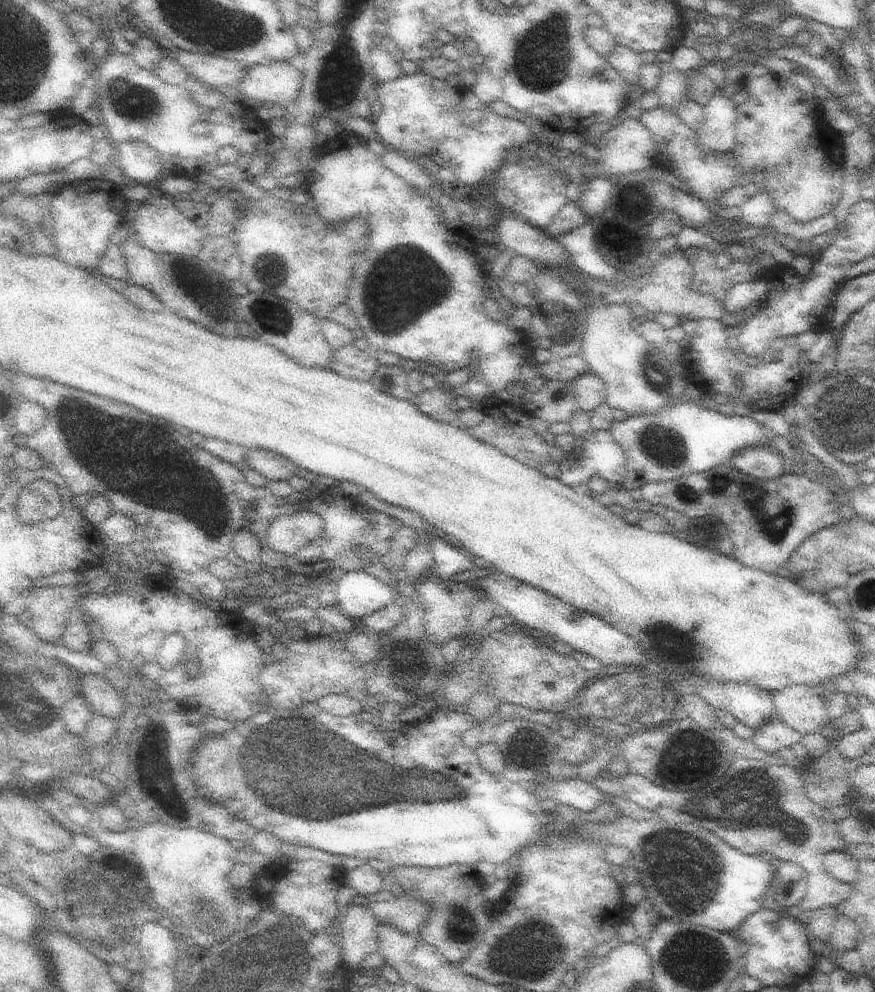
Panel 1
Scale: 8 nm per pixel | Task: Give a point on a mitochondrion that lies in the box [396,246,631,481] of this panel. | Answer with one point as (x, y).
(562, 316)

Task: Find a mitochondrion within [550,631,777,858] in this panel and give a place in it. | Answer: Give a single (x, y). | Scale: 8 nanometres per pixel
(703, 765)

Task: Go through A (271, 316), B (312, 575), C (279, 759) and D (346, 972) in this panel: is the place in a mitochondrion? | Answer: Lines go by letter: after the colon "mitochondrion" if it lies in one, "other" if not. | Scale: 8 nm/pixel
A: mitochondrion
B: other
C: mitochondrion
D: other

